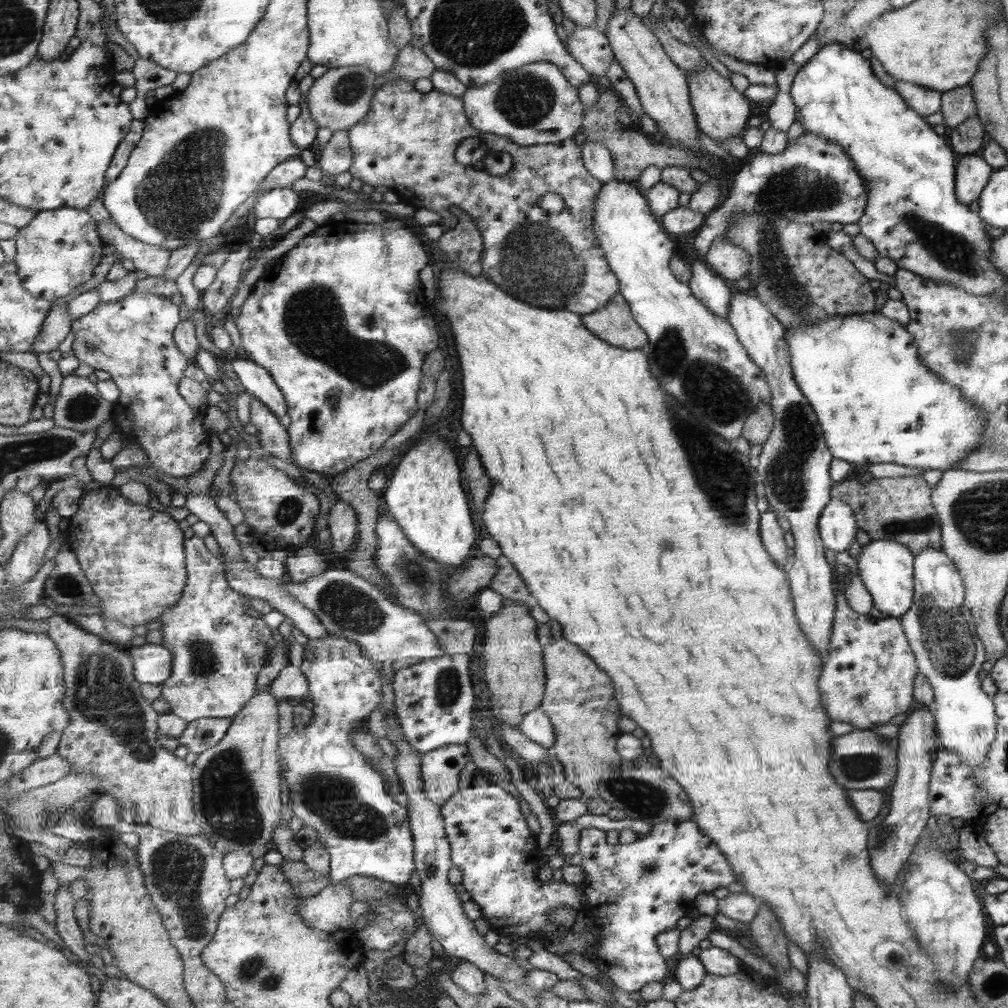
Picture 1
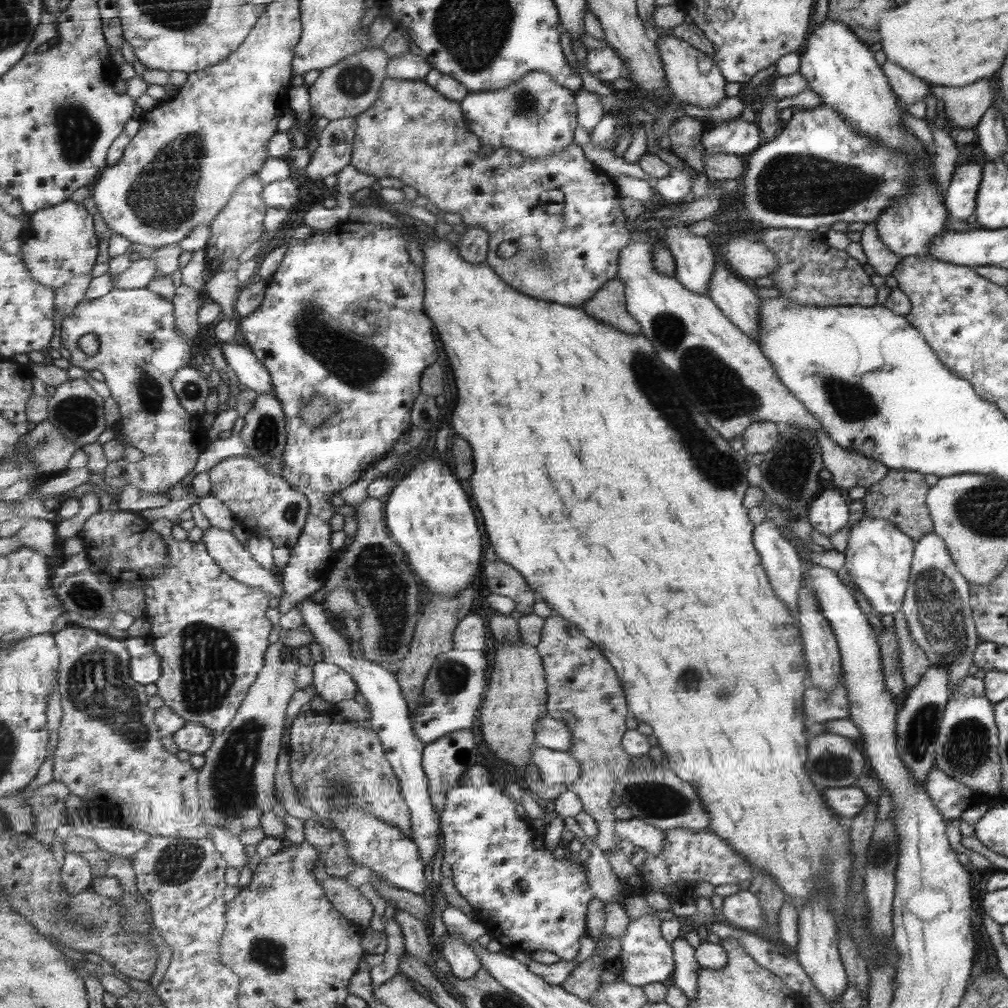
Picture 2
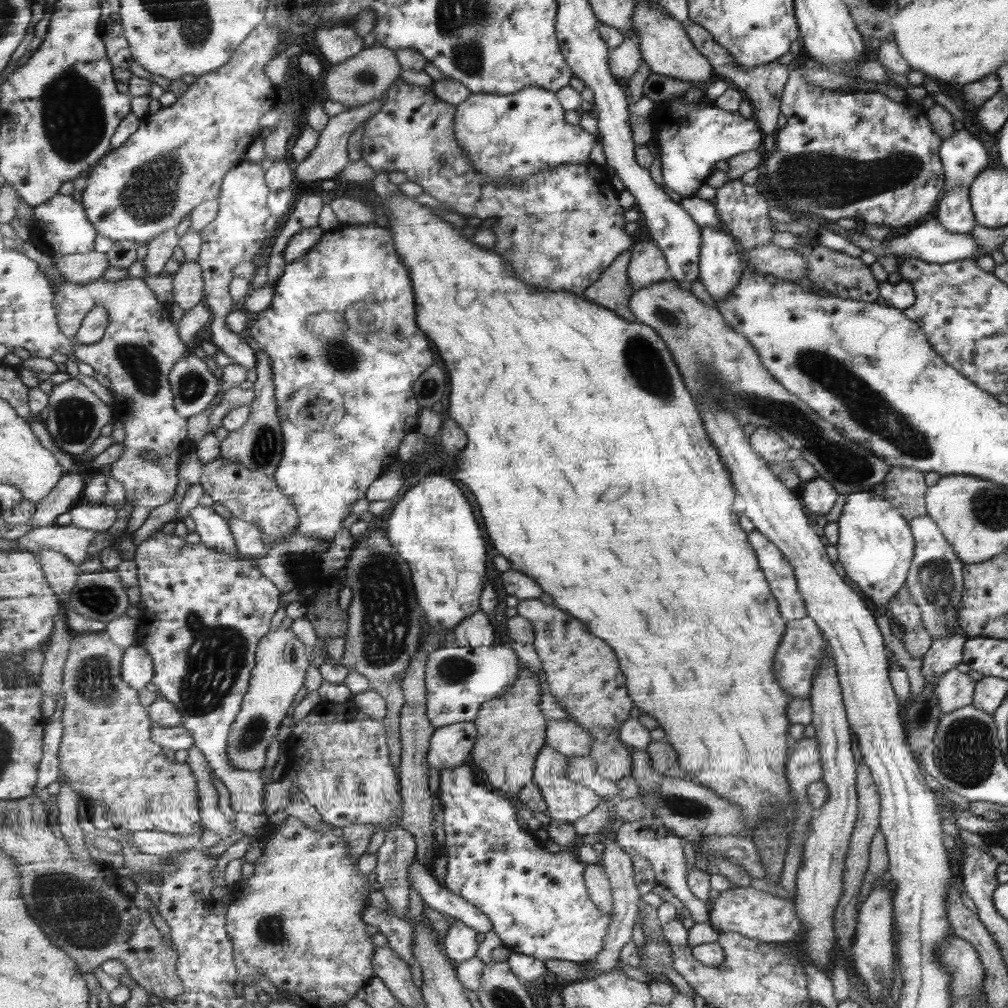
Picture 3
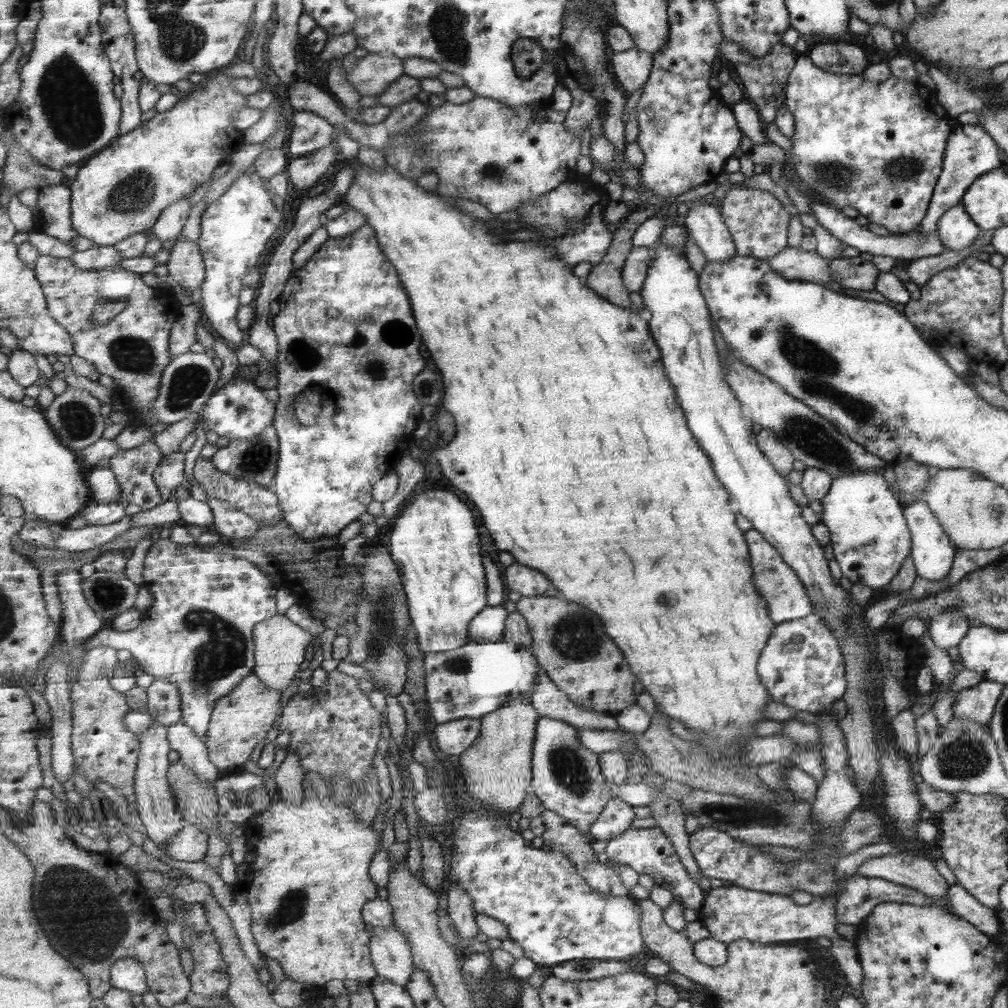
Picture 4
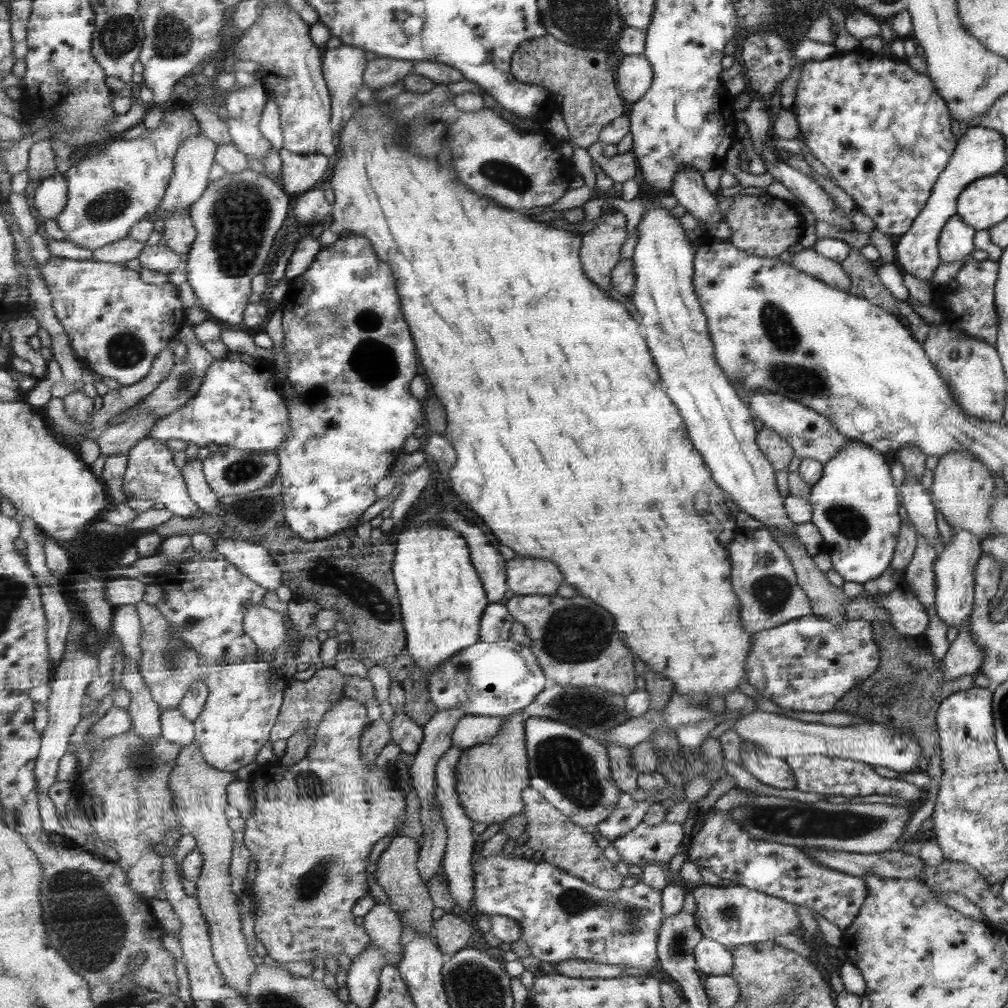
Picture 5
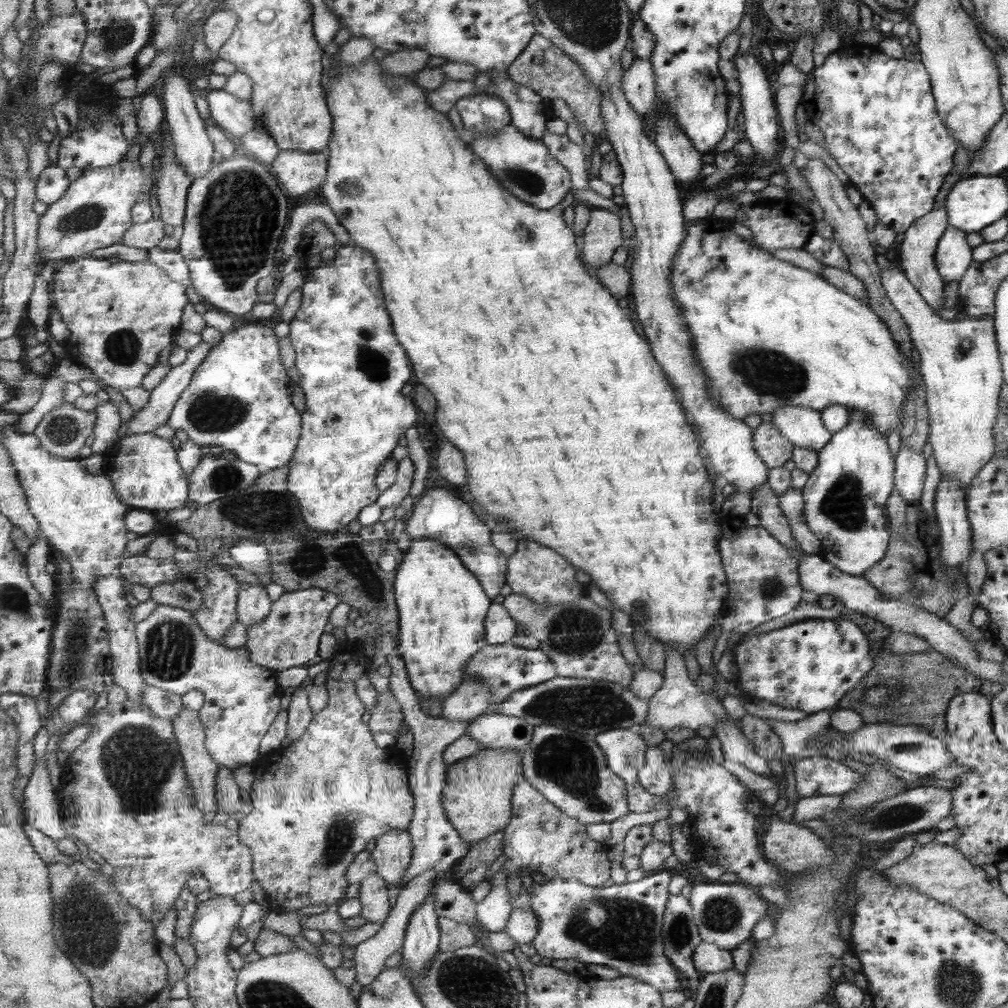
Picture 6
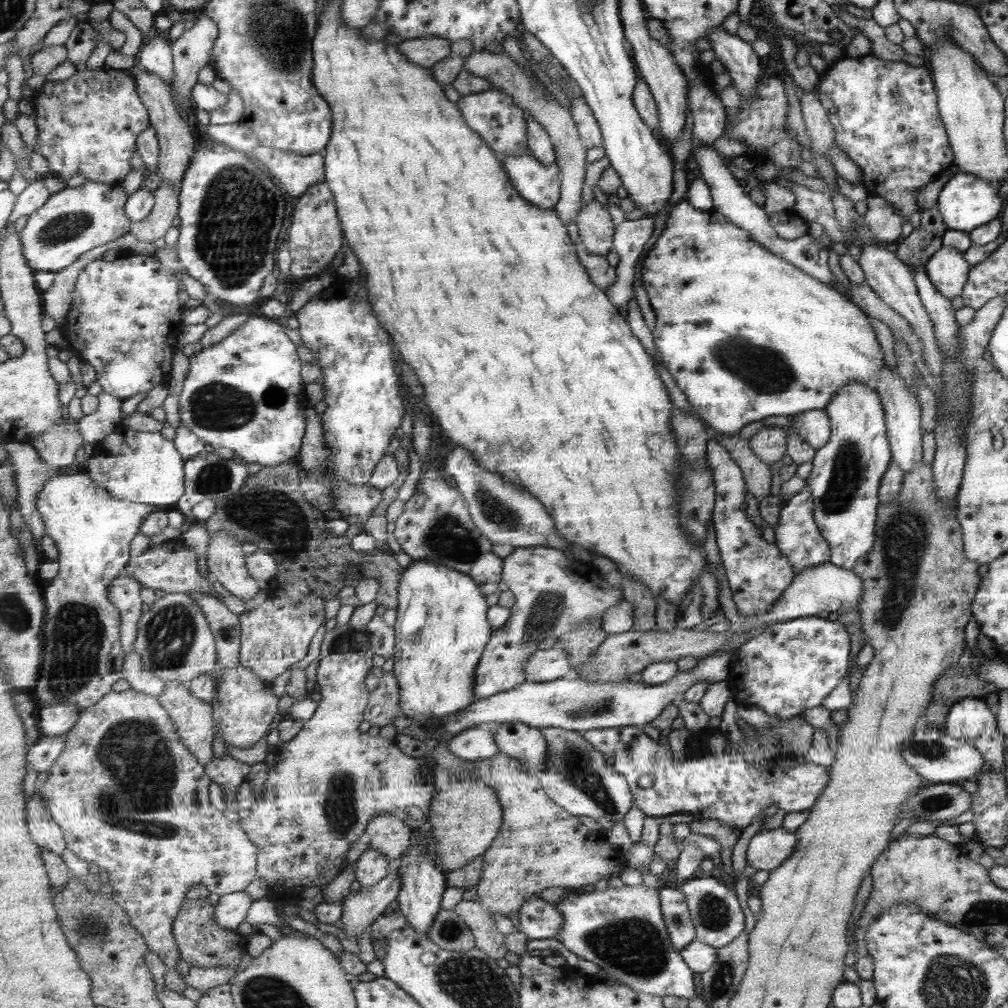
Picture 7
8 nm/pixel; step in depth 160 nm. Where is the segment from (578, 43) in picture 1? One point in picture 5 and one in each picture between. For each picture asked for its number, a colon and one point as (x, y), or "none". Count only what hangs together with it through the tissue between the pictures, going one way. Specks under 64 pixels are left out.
2: (604, 63)
3: (627, 59)
4: (632, 70)
5: (634, 75)

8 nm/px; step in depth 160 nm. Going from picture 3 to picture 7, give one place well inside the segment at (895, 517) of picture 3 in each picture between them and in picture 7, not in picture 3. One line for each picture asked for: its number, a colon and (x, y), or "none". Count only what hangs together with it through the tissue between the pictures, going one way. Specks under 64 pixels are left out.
4: (867, 532)
5: (854, 505)
6: (845, 496)
7: (845, 476)

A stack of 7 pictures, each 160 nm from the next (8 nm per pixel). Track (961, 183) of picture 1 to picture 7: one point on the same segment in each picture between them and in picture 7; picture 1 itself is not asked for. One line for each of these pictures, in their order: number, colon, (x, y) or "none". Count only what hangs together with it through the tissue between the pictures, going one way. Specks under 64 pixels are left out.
2: (959, 198)
3: (953, 212)
4: (956, 231)
5: (955, 241)
6: (953, 255)
7: (946, 269)

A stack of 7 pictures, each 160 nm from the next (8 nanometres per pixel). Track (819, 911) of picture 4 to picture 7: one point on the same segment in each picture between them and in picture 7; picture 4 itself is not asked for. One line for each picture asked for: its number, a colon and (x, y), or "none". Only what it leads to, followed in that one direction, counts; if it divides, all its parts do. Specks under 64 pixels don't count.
5: (734, 915)
6: (724, 913)
7: (714, 910)

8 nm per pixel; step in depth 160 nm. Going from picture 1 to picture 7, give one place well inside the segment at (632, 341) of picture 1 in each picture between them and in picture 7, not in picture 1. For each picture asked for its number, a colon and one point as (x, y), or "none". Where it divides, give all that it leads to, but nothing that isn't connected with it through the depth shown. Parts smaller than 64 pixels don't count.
2: (609, 305)
3: (613, 290)
4: (607, 279)
5: (601, 251)
6: (604, 234)
7: (596, 228)

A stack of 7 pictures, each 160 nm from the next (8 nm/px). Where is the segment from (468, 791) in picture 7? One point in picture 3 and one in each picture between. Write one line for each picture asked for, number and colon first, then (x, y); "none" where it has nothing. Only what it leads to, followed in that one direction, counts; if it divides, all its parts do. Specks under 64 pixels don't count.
3: (512, 730)
4: (497, 770)
5: (491, 778)
6: (477, 800)

